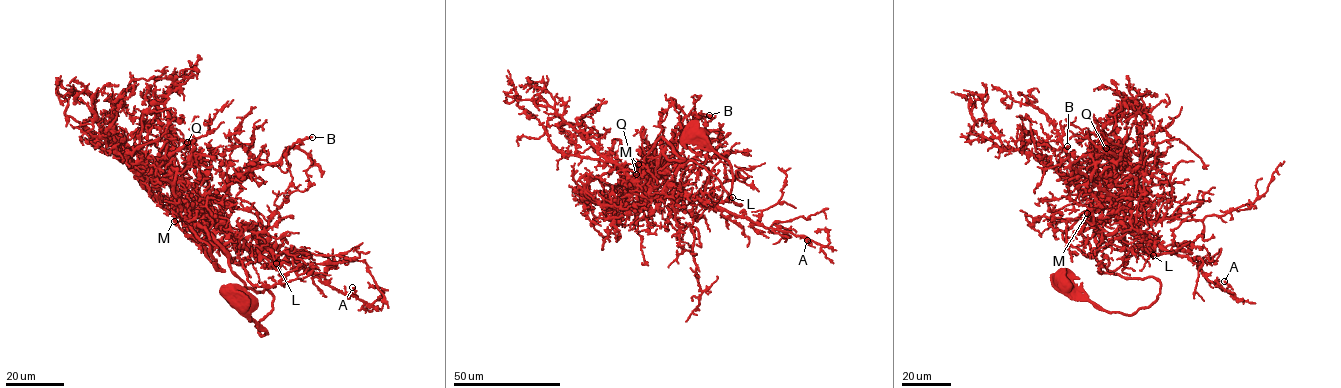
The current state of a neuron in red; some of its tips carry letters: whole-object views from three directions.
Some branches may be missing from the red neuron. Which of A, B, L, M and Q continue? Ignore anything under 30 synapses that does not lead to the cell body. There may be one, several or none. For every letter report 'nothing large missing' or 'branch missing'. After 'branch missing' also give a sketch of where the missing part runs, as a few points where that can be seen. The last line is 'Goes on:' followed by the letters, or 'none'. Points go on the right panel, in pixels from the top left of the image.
A: nothing large missing
B: branch missing; missing branch runs (1067, 146), (1074, 162), (1068, 169), (1059, 165)
L: nothing large missing
M: nothing large missing
Q: nothing large missing
Goes on: B

